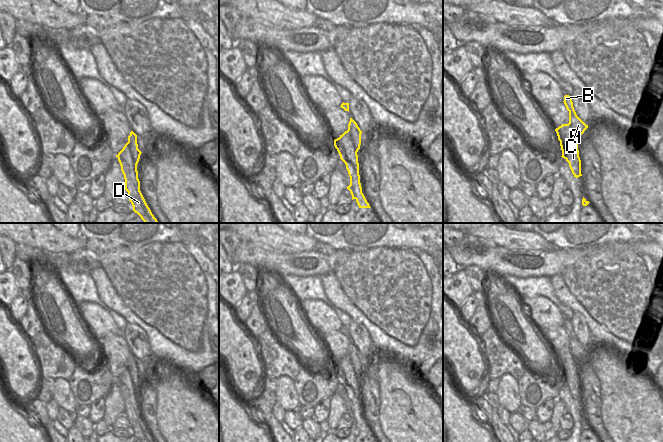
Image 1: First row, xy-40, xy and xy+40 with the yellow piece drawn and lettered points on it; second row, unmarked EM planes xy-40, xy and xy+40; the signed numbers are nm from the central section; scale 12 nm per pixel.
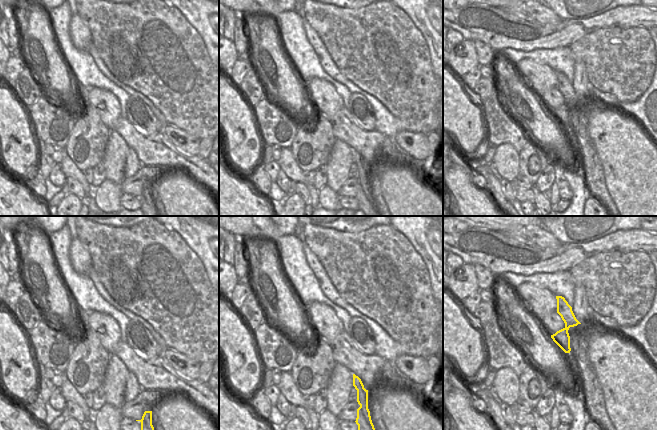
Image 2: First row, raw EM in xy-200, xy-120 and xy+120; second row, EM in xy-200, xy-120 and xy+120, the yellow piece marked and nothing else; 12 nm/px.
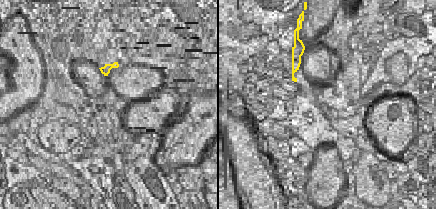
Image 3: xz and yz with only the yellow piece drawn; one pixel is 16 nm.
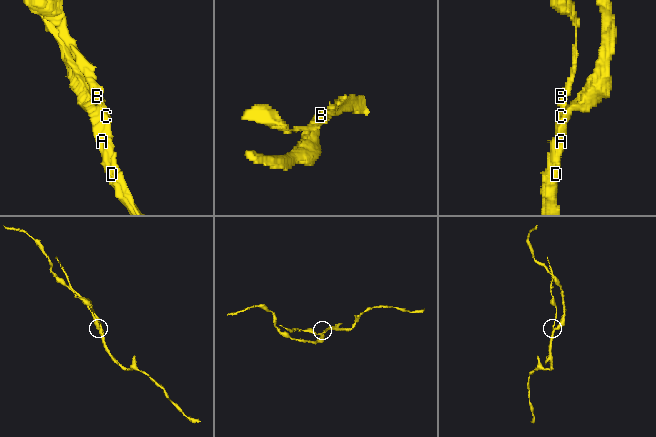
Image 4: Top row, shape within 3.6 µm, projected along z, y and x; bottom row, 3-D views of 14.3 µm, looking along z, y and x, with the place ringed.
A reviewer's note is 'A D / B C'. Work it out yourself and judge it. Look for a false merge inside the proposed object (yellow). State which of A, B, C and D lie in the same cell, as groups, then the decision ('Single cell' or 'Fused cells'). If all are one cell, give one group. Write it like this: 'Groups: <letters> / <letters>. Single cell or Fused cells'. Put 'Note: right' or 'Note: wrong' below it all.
Groups: A D / B C. Fused cells.
Note: right

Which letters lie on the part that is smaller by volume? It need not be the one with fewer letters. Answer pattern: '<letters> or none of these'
B, C.

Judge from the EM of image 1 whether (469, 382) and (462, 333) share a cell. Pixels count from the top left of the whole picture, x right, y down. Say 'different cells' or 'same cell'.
same cell

